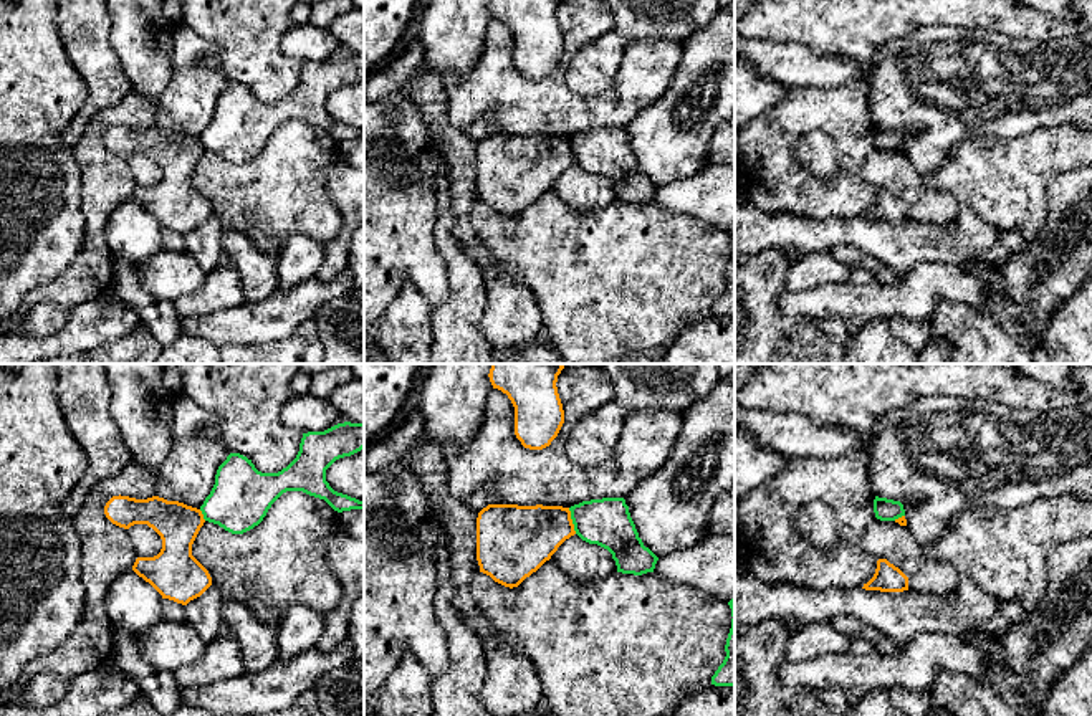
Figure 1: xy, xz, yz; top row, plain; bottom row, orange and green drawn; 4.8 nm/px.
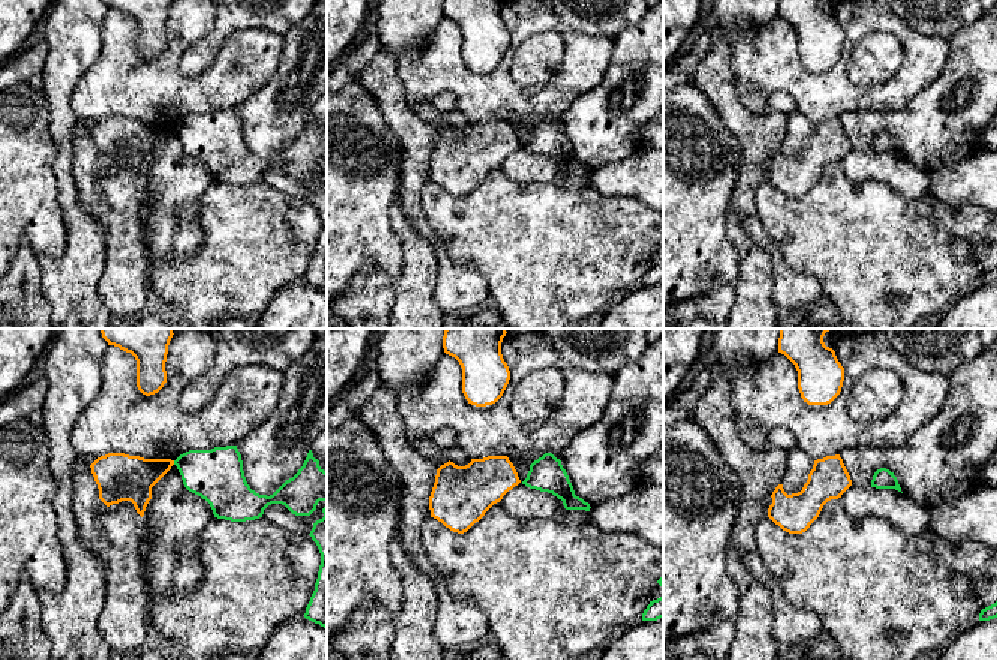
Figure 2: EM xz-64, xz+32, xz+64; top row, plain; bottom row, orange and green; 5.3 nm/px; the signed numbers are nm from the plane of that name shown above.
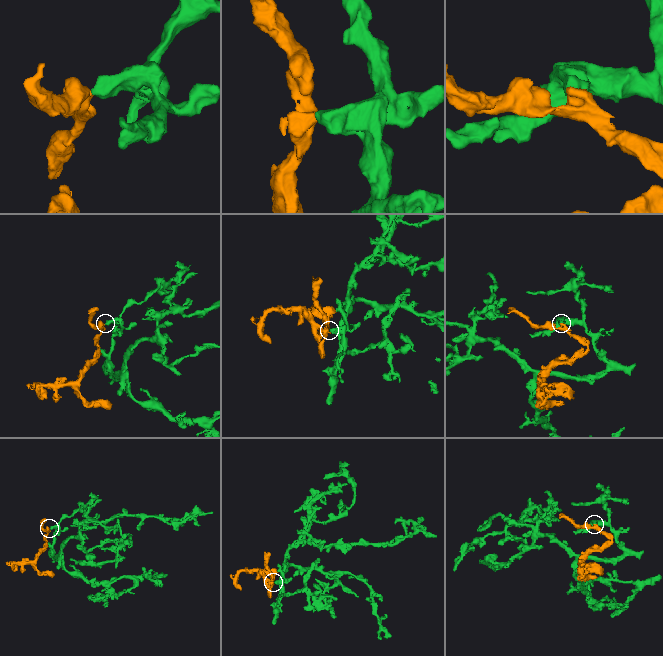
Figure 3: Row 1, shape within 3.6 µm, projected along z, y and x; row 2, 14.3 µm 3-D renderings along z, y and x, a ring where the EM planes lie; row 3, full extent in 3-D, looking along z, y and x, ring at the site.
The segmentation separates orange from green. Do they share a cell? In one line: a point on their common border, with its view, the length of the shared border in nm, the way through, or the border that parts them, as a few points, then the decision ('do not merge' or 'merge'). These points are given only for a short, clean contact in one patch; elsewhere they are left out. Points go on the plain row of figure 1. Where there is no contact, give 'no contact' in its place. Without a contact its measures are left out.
contact xz (571, 151); length 130 nm; border xz (568, 138), (576, 162); do not merge

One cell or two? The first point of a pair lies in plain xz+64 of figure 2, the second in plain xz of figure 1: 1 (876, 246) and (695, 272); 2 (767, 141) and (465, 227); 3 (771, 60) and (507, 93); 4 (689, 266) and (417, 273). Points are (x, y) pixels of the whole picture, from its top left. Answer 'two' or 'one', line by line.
1: one
2: one
3: one
4: one

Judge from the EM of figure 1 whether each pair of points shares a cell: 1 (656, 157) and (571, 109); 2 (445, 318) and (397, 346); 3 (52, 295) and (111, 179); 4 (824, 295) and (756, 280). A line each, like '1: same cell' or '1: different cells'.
1: different cells
2: different cells
3: same cell
4: different cells

